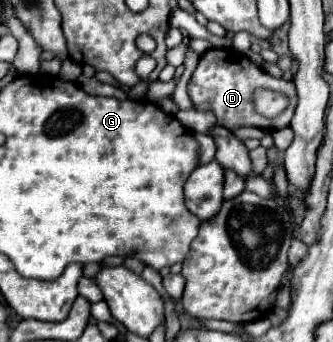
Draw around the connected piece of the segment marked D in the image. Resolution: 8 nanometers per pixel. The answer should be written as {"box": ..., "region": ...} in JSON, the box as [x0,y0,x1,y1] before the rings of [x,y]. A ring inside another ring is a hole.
{"box":[189,49,297,131],"region":[[[209,49],[201,55],[199,65],[189,79],[189,97],[195,103],[195,109],[213,111],[217,115],[219,125],[223,125],[227,129],[233,129],[233,127],[239,127],[239,125],[259,127],[259,129],[265,129],[265,131],[275,131],[275,129],[289,127],[295,105],[297,105],[297,95],[295,95],[293,81],[271,77],[267,71],[257,69],[257,65],[253,65],[247,59],[247,55],[237,53],[235,49]],[[259,87],[267,87],[269,91],[281,91],[289,99],[289,107],[273,119],[265,119],[263,115],[257,115],[257,111],[253,107],[253,95]]]}

